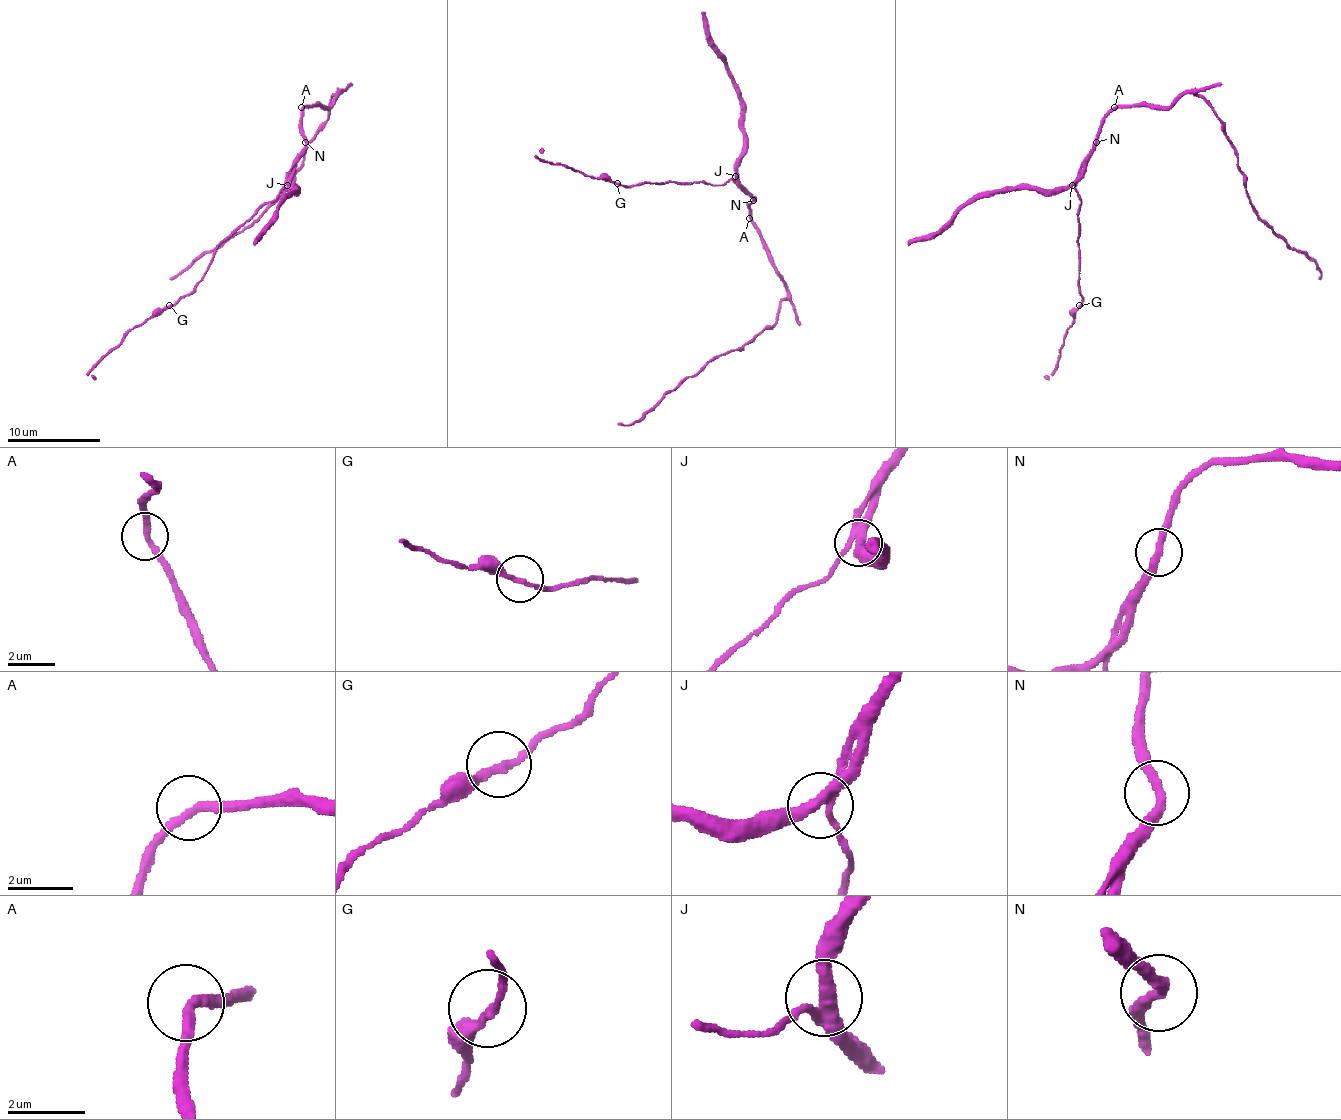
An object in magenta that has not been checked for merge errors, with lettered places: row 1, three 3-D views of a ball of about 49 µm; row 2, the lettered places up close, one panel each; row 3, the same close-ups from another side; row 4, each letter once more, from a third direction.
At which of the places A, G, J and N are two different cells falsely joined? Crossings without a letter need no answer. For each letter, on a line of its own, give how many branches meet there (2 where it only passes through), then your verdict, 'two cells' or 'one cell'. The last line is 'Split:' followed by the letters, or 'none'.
A: 2 branches meet; one cell
G: 2 branches meet; one cell
J: 3 branches meet; one cell
N: 2 branches meet; one cell
Split: none

